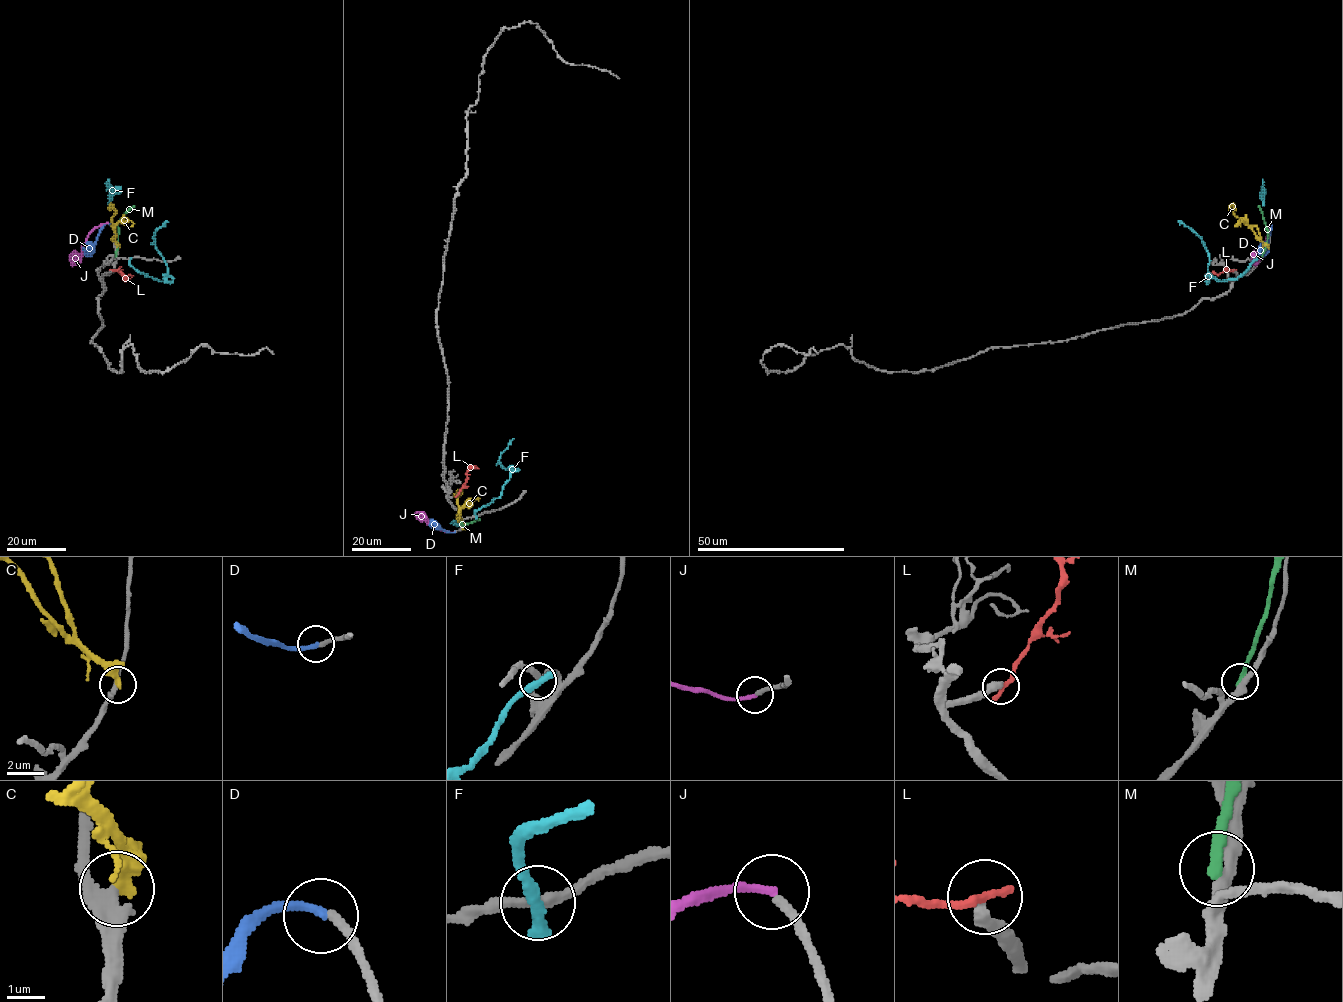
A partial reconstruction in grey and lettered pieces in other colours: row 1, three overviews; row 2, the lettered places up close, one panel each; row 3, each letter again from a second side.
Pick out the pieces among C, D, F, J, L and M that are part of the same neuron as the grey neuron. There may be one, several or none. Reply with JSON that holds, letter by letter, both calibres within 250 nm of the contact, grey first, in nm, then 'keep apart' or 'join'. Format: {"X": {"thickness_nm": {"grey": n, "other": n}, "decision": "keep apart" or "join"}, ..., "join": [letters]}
{"C": {"thickness_nm": {"grey": 280, "other": 400}, "decision": "join"}, "D": {"thickness_nm": {"grey": 240, "other": 240}, "decision": "keep apart"}, "F": {"thickness_nm": {"grey": 280, "other": 460}, "decision": "keep apart"}, "J": {"thickness_nm": {"grey": 220, "other": 200}, "decision": "join"}, "L": {"thickness_nm": {"grey": 400, "other": 300}, "decision": "keep apart"}, "M": {"thickness_nm": {"grey": 300, "other": 260}, "decision": "keep apart"}, "join": ["C", "J"]}

